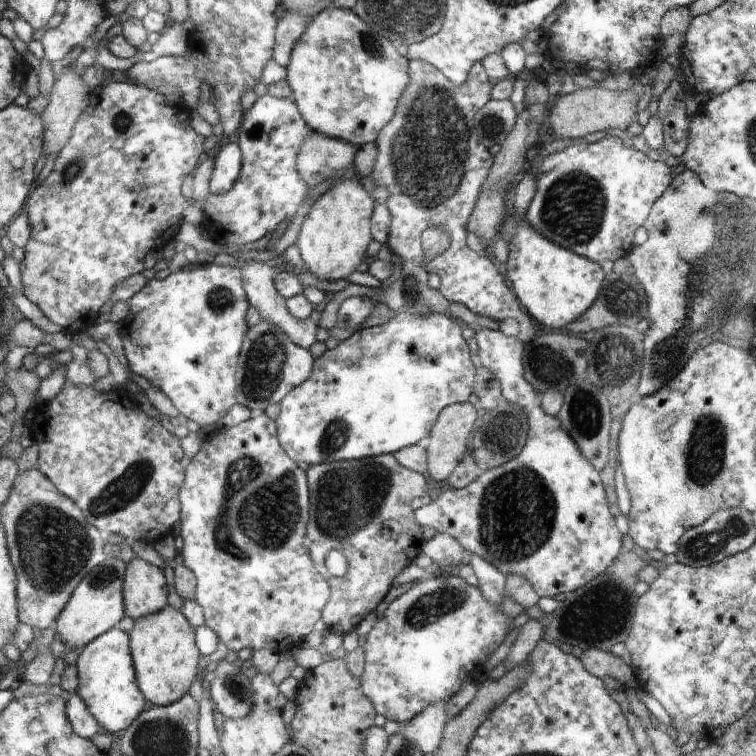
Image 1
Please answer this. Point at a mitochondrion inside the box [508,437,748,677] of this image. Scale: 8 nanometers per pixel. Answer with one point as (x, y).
(602, 613)

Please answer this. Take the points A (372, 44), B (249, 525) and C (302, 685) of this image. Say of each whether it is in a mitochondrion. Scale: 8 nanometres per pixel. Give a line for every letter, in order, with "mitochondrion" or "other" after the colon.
A: mitochondrion
B: mitochondrion
C: other

